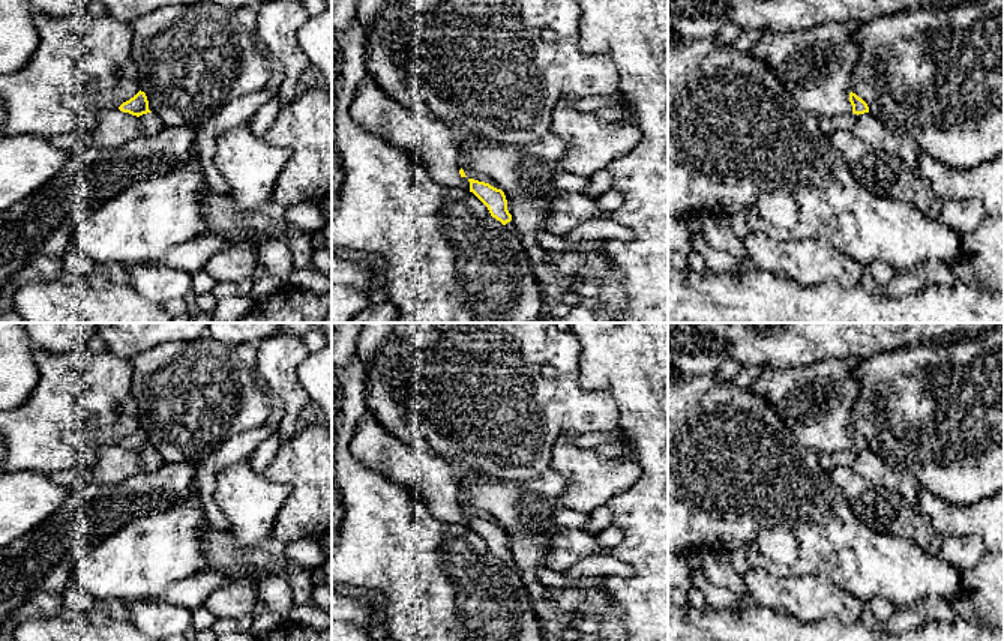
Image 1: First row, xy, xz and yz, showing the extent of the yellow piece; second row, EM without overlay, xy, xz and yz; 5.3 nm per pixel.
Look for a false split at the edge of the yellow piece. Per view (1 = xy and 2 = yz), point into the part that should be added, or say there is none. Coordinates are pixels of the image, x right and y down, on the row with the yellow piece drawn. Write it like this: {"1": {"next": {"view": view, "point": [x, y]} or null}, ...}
{"1": {"next": null}, "2": {"next": null}}

